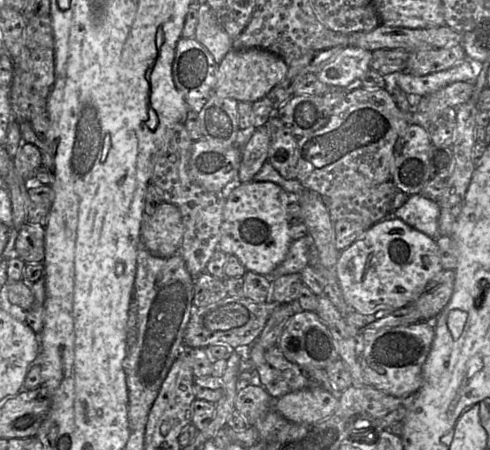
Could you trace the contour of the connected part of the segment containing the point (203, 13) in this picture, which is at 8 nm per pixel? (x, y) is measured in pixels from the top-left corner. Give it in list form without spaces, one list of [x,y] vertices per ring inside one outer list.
[[[207,3],[199,7],[195,39],[210,52],[217,64],[233,49],[233,40],[218,22]]]

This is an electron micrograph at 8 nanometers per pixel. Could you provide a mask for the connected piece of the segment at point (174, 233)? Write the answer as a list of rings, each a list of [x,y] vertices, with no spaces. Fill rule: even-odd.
[[[163,202],[151,216],[145,216],[141,239],[155,256],[169,258],[178,254],[184,235],[184,225],[178,207]]]

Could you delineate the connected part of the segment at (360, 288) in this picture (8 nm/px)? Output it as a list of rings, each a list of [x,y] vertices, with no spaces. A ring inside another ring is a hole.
[[[390,216],[340,252],[336,273],[347,304],[364,315],[413,303],[443,267],[436,240]]]

